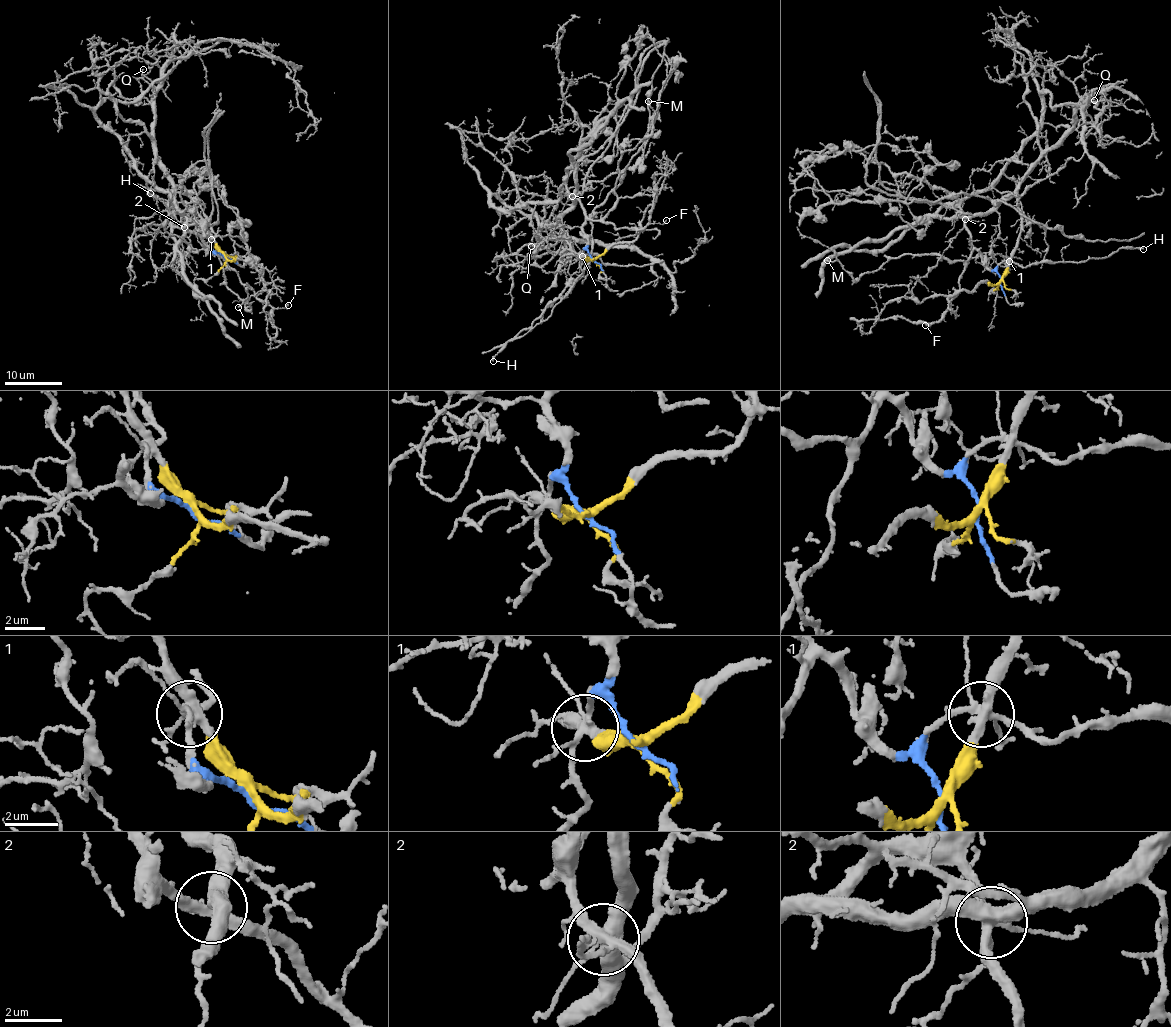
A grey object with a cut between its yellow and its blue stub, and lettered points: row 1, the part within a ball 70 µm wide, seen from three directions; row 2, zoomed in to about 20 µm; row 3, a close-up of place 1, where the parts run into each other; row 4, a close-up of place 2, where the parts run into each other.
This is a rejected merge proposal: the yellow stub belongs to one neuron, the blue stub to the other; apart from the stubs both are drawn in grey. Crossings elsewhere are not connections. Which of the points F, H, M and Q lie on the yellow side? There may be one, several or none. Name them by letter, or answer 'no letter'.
no letter

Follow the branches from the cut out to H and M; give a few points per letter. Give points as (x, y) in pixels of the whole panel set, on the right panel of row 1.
H: (1000, 282), (998, 266), (1005, 261), (1028, 267), (1086, 260), (1131, 246), (1144, 249)
M: (1000, 282), (998, 274), (975, 249), (966, 261), (902, 254), (856, 281), (838, 260), (826, 260)

